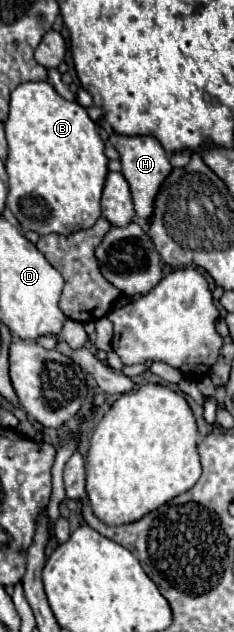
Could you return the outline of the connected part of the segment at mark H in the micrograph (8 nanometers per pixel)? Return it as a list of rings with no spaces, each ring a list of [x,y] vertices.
[[[110,134],[110,142],[114,144],[114,148],[120,152],[120,162],[122,162],[122,174],[126,178],[126,182],[130,184],[132,190],[132,198],[134,198],[134,210],[136,216],[150,224],[152,222],[152,214],[154,214],[154,200],[156,194],[162,186],[162,182],[168,178],[168,174],[172,172],[172,166],[168,162],[168,156],[164,152],[164,148],[160,146],[160,142],[152,136],[120,136],[120,134]]]

